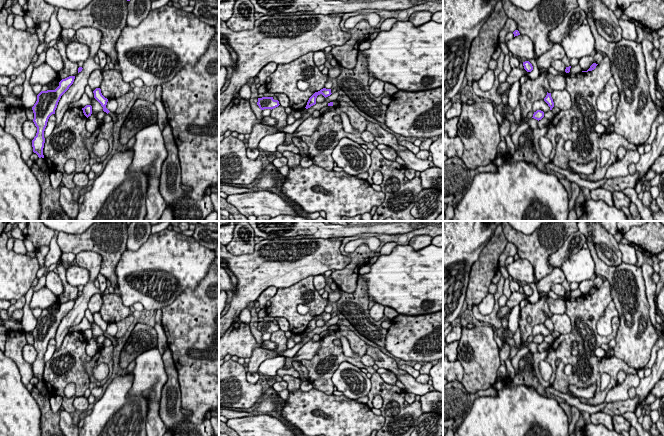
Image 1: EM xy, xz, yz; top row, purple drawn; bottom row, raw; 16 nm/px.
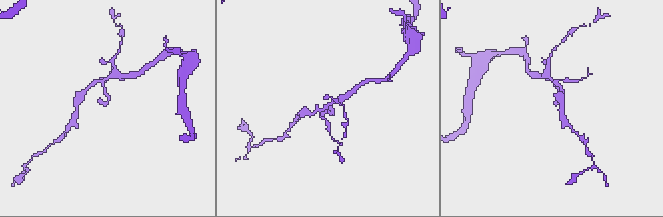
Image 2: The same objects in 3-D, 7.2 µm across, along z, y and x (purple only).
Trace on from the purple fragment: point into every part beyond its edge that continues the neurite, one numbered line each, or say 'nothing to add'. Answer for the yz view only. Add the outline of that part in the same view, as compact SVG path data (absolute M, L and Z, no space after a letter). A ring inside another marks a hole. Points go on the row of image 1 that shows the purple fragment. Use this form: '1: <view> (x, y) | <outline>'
nothing to add

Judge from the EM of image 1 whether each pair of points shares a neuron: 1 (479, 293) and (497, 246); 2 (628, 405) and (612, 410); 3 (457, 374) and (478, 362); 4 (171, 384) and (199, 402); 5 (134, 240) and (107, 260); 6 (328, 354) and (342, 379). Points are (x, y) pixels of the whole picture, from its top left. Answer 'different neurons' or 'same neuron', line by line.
1: same neuron
2: same neuron
3: different neurons
4: different neurons
5: different neurons
6: different neurons

